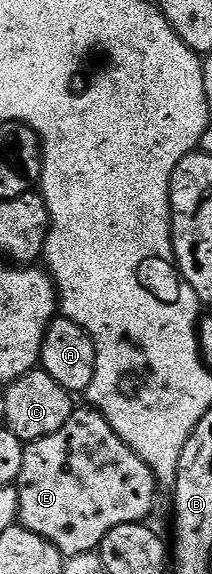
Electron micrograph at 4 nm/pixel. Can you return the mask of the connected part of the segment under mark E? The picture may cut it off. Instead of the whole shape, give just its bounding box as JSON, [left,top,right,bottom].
[18,405,158,557]

